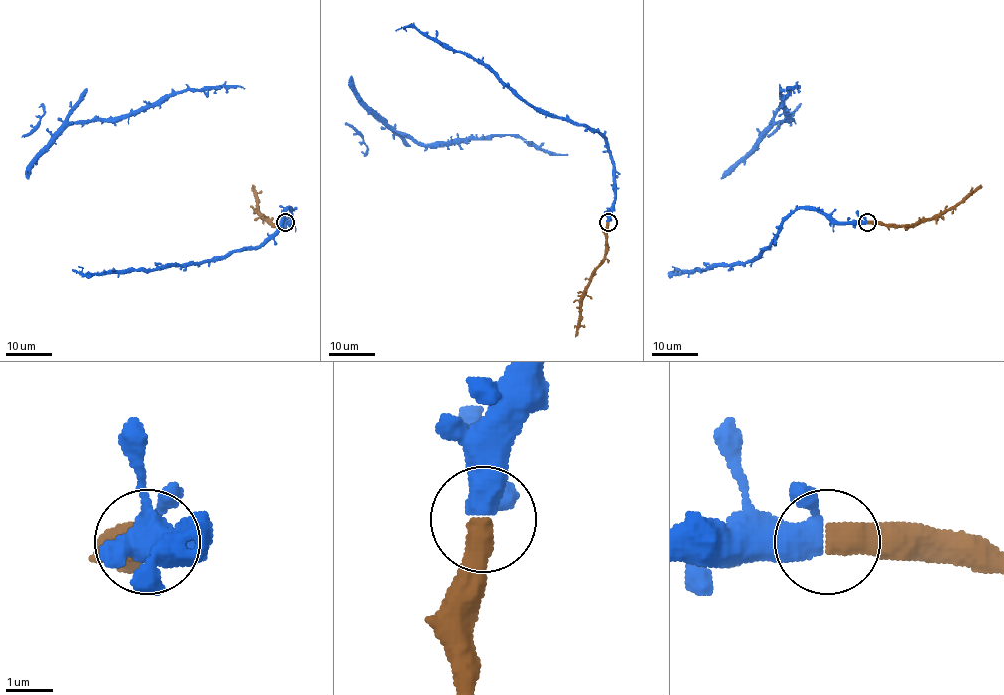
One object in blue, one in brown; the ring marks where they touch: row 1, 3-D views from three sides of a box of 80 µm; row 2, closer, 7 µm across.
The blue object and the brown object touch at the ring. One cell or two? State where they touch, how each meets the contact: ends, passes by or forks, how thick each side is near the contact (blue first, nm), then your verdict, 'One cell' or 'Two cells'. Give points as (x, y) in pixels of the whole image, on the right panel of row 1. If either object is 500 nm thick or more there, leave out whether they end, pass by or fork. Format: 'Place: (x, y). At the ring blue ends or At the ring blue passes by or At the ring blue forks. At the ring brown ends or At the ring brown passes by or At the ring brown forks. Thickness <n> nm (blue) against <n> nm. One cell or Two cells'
Place: (867, 222). Thickness 440 nm (blue) against 500 nm. One cell

